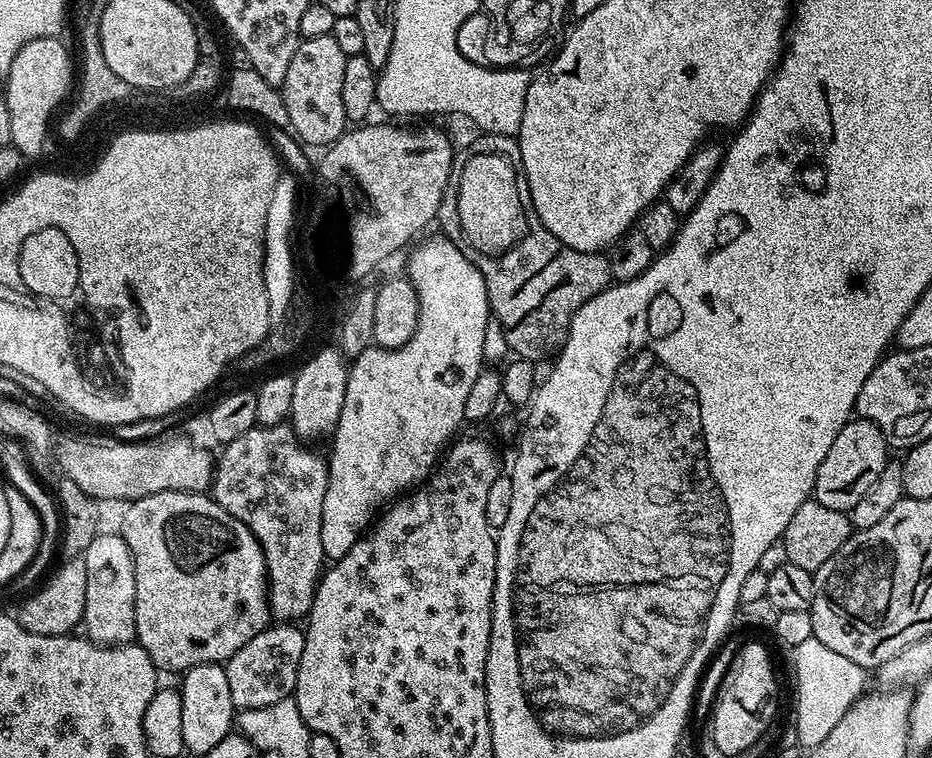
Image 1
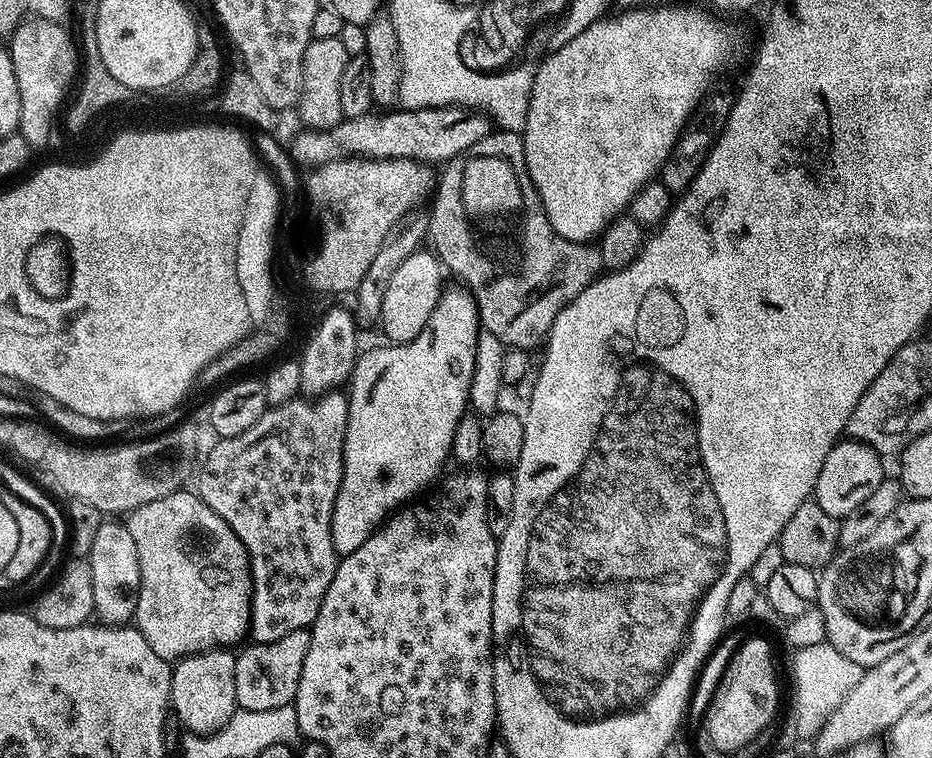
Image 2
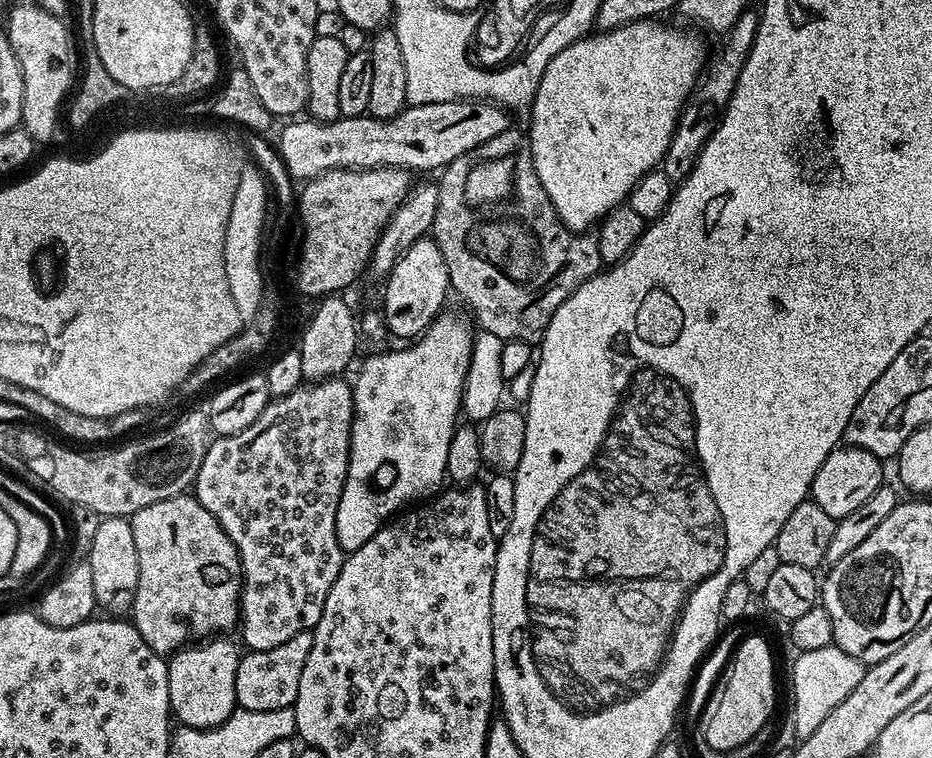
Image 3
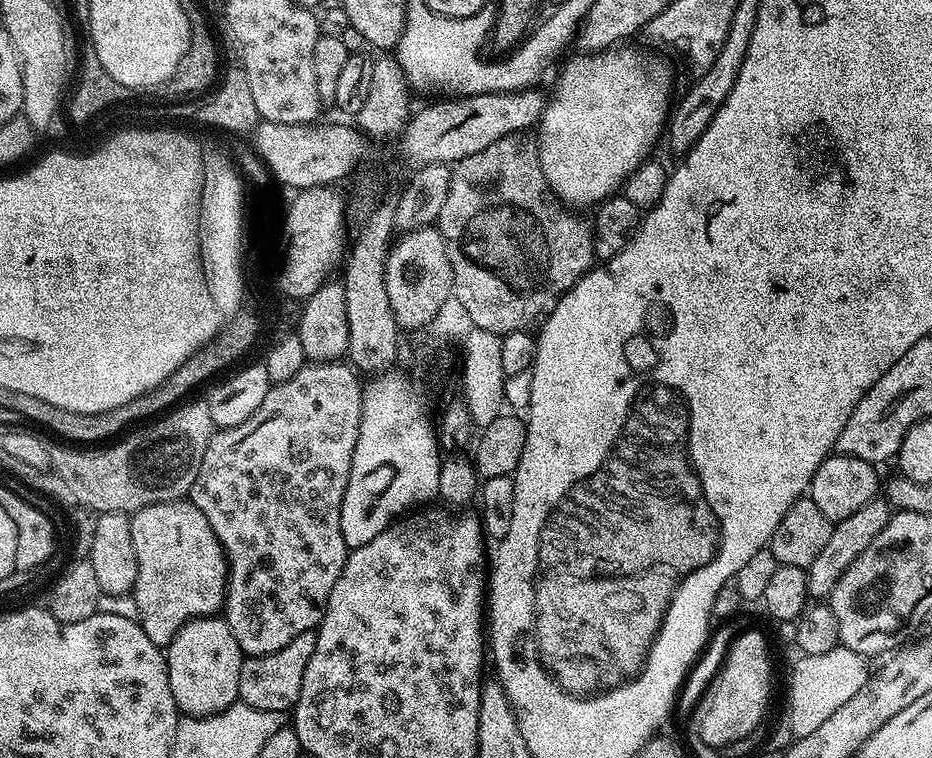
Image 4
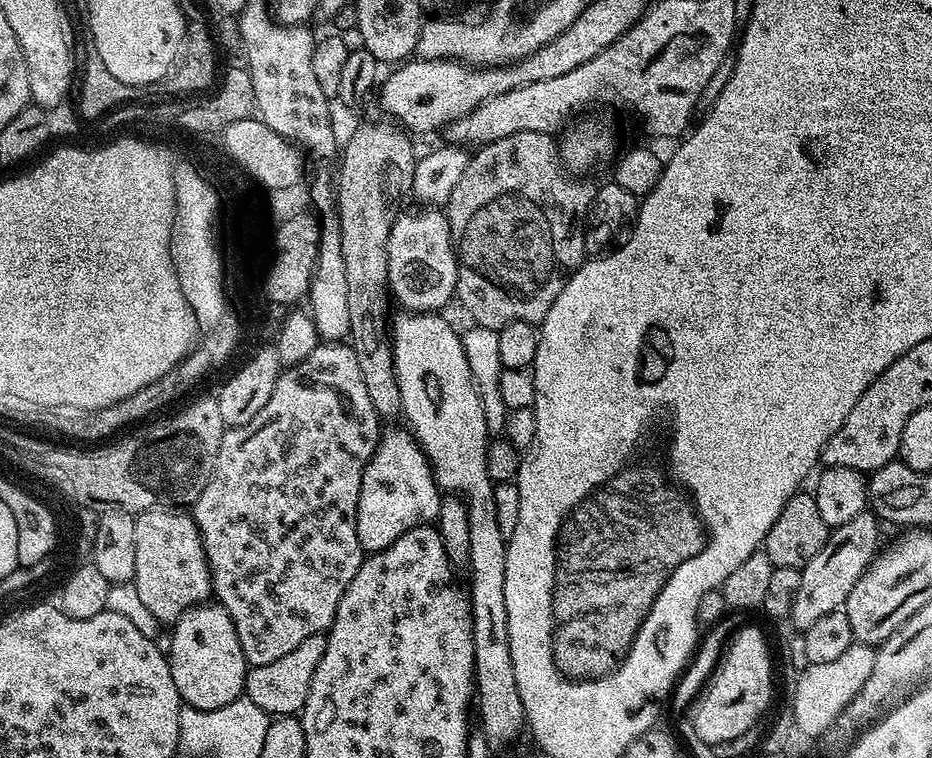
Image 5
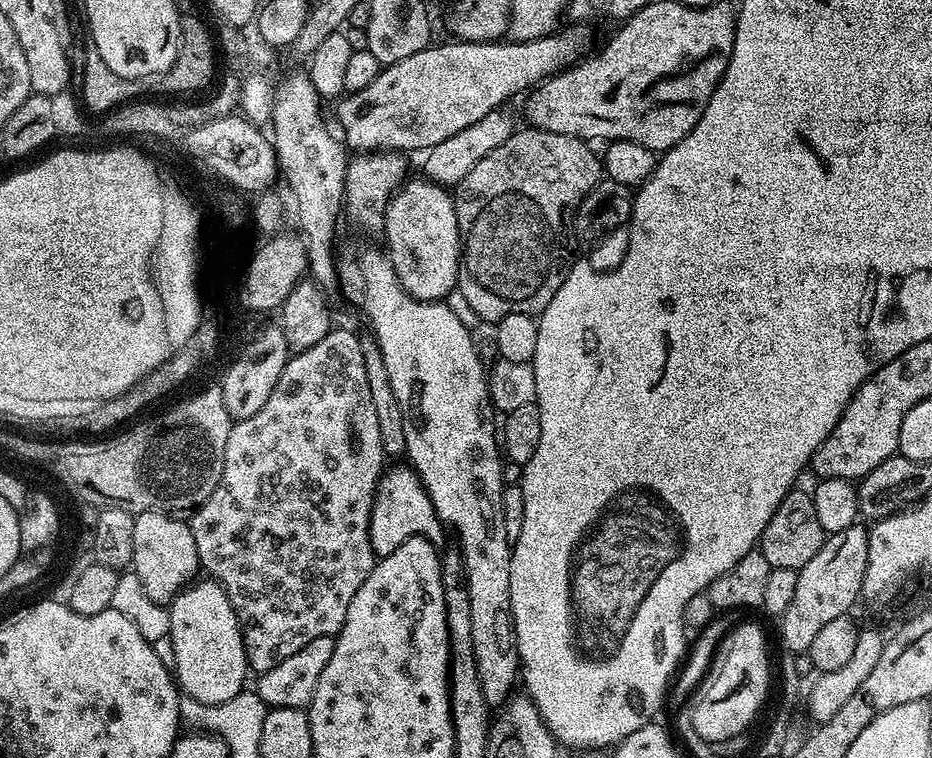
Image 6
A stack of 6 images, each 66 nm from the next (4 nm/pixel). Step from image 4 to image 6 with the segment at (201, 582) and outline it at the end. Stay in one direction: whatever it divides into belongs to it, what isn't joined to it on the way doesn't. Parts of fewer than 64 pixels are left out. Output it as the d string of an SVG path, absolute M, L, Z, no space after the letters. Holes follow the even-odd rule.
M167 511L135 513L134 554L131 571L136 571L136 580L148 600L156 604L171 605L172 599L197 579L201 571L198 546L194 546L191 523L184 524Z

